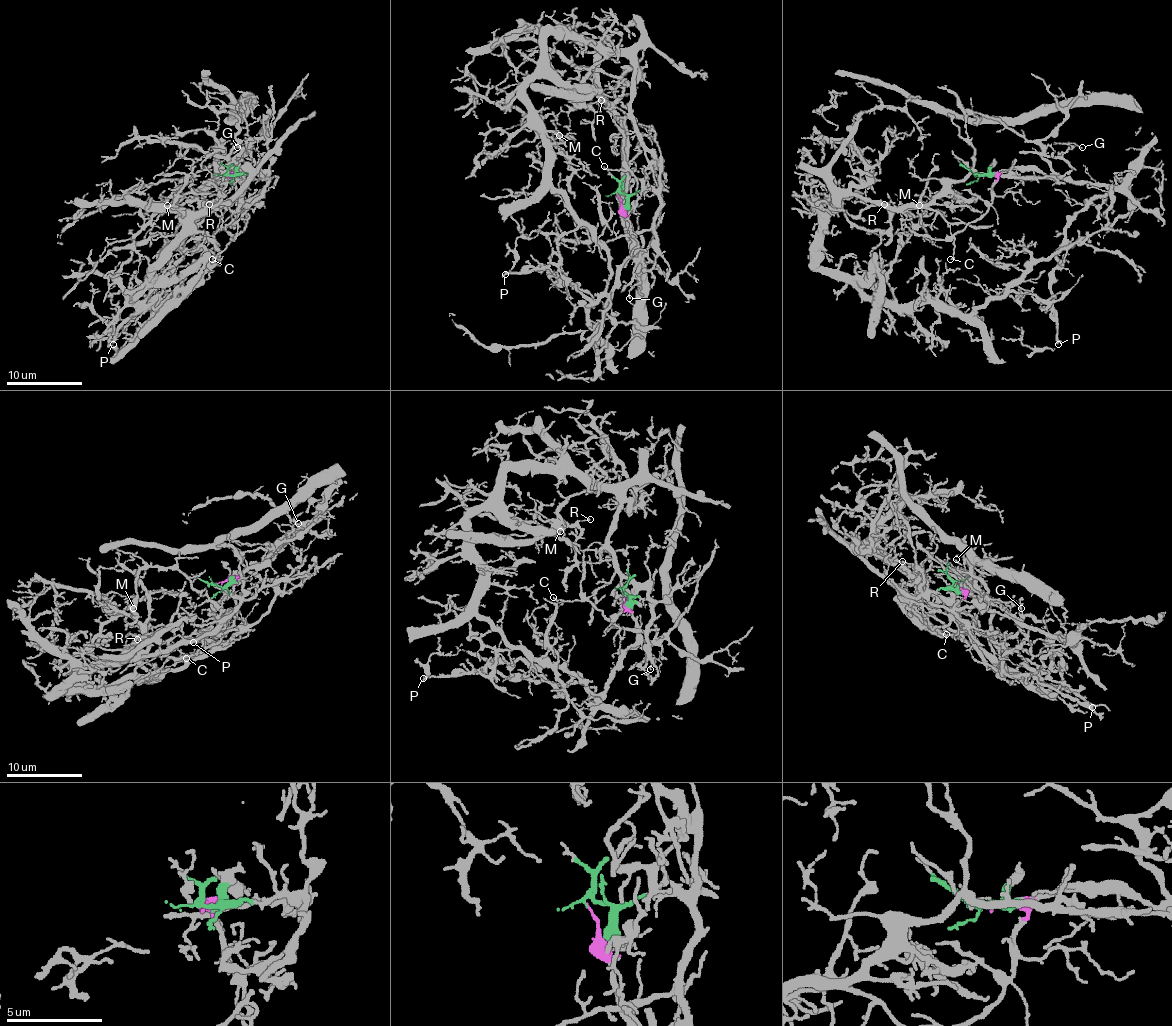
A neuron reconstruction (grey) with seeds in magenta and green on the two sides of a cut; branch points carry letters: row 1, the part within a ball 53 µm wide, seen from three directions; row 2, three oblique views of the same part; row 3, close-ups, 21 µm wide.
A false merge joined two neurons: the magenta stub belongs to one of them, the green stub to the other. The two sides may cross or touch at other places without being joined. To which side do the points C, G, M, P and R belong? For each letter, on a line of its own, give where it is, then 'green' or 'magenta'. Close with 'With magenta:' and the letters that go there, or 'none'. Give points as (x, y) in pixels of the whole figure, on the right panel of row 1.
C: (950, 259) | magenta
G: (1082, 147) | magenta
M: (919, 205) | green
P: (1058, 344) | magenta
R: (884, 204) | green
With magenta: C, G, P

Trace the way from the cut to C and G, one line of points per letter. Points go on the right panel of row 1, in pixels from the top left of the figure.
C: (979, 174), (994, 174), (998, 178), (992, 188), (992, 203), (983, 214), (954, 235), (954, 254), (950, 259)
G: (979, 174), (1024, 167), (1037, 167), (1049, 174), (1045, 154), (1060, 155), (1075, 146), (1083, 148)

